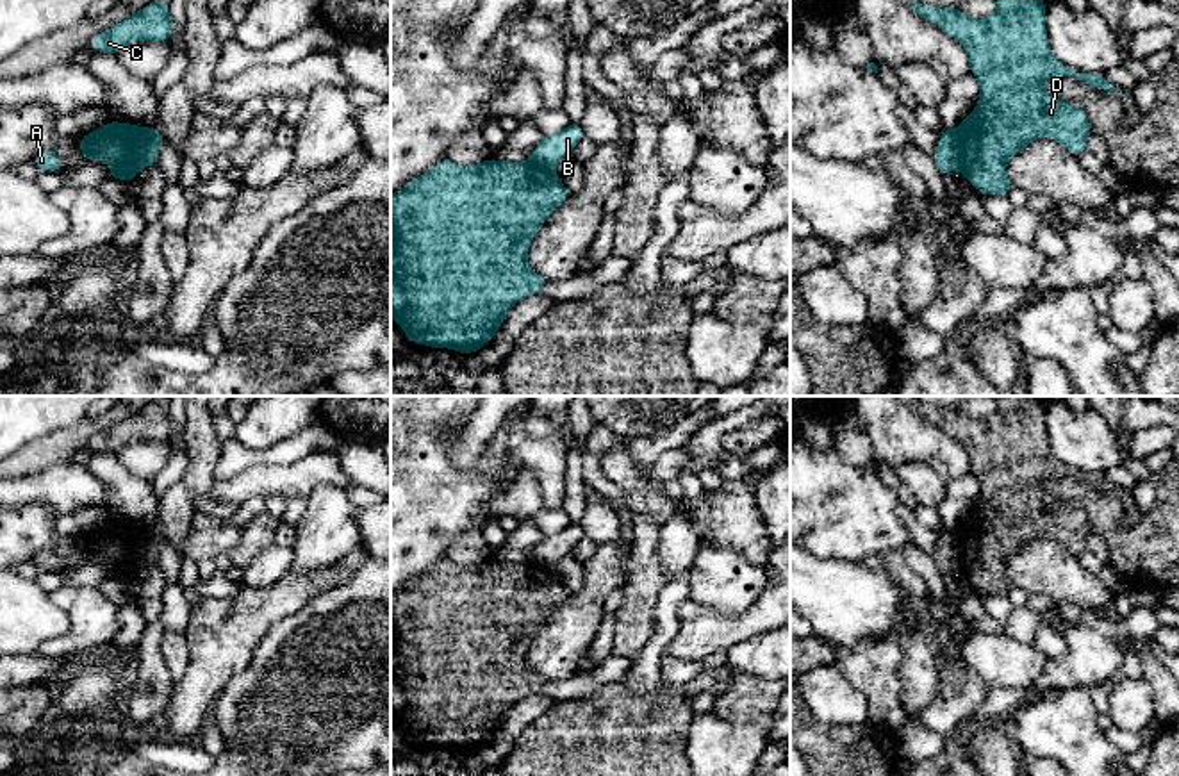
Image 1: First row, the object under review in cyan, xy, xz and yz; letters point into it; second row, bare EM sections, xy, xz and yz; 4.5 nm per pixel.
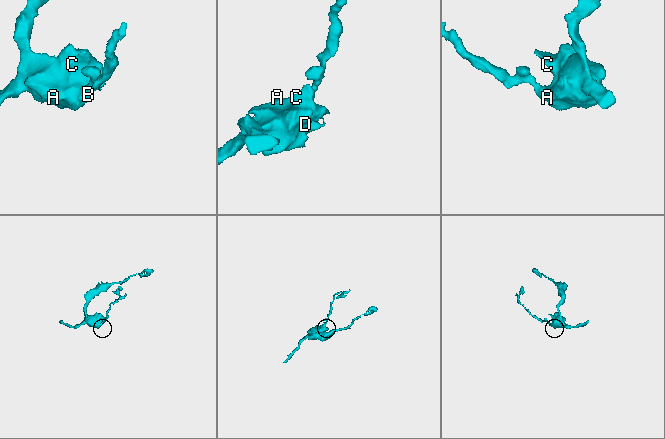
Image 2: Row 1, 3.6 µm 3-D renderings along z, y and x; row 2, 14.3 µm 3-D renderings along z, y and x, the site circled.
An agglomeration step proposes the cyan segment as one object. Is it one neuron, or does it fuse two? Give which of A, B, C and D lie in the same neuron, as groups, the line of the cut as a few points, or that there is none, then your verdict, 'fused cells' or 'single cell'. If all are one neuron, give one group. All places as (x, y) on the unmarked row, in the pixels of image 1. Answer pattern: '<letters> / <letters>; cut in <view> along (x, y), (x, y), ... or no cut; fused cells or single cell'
A C D / B; cut in xy along (150, 528), (141, 553), (143, 566); fused cells

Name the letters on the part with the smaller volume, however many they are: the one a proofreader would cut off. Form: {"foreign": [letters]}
{"foreign": ["B"]}

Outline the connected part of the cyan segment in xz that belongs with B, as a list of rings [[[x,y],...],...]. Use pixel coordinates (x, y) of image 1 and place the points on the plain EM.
[[[571,521],[564,530],[544,535],[533,548],[532,558],[555,567],[564,557],[571,555],[574,546],[585,537],[580,523]]]

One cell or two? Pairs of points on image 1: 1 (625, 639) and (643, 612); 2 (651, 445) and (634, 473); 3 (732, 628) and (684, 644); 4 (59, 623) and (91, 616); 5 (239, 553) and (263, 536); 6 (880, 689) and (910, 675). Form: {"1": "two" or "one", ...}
{"1": "one", "2": "two", "3": "one", "4": "two", "5": "one", "6": "two"}

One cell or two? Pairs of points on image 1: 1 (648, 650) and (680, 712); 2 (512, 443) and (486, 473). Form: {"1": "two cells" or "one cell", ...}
{"1": "two cells", "2": "one cell"}

